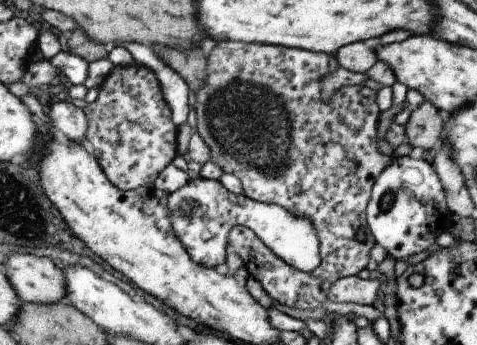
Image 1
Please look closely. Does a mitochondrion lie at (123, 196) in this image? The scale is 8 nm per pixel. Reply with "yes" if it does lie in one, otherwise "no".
no

